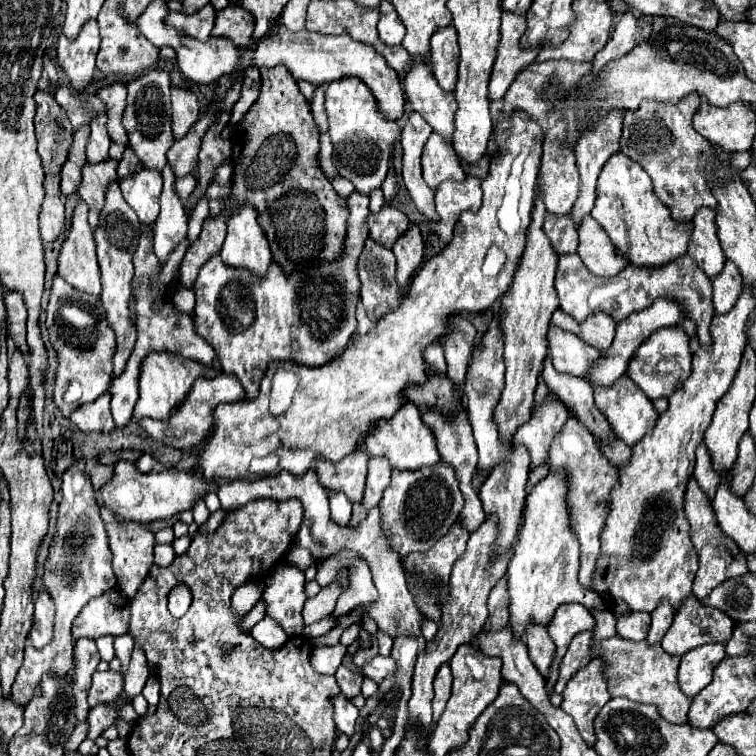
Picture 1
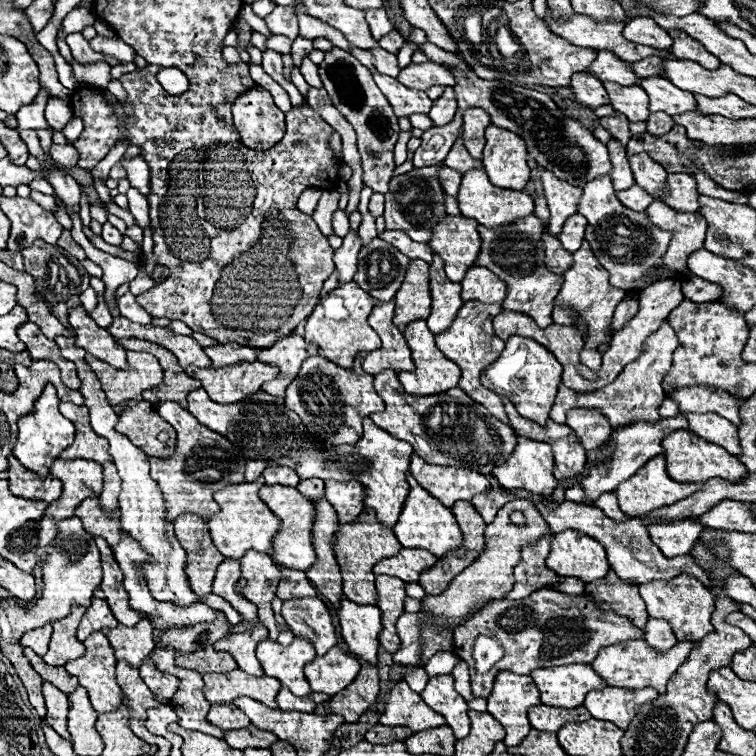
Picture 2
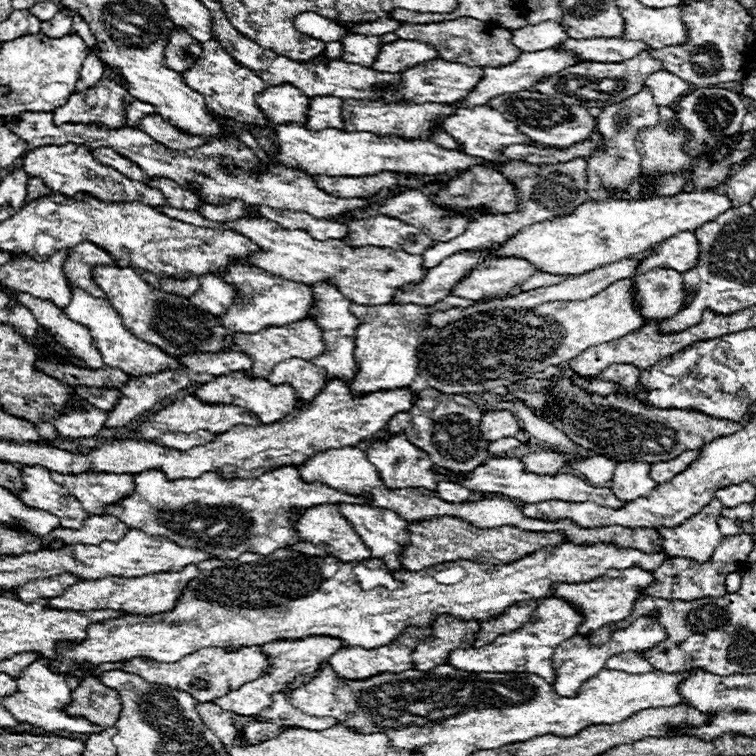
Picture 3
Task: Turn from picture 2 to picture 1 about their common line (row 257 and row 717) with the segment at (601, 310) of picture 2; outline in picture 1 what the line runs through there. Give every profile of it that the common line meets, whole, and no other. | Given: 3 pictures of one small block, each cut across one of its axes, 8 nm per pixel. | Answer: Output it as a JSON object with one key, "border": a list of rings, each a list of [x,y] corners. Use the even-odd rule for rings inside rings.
{"border":[[[592,658],[584,668],[580,668],[580,670],[568,680],[562,696],[564,696],[564,702],[562,702],[560,708],[574,718],[580,736],[586,740],[588,746],[592,746],[592,744],[594,744],[594,726],[592,726],[592,720],[596,718],[598,710],[612,698],[610,692],[608,692],[606,662],[604,662],[602,658]]]}

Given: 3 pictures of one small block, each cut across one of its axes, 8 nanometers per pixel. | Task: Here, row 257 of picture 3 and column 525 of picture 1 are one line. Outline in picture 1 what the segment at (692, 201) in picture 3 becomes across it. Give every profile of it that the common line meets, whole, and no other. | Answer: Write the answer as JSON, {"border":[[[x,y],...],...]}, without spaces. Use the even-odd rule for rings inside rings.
{"border":[[[564,472],[548,474],[542,478],[526,496],[526,514],[524,524],[518,532],[518,540],[514,544],[514,556],[508,564],[508,594],[510,594],[510,630],[516,640],[522,640],[526,628],[530,624],[548,626],[554,610],[560,604],[582,602],[586,608],[602,606],[606,602],[600,594],[586,592],[578,586],[578,540],[568,526],[566,514],[566,486]]]}

